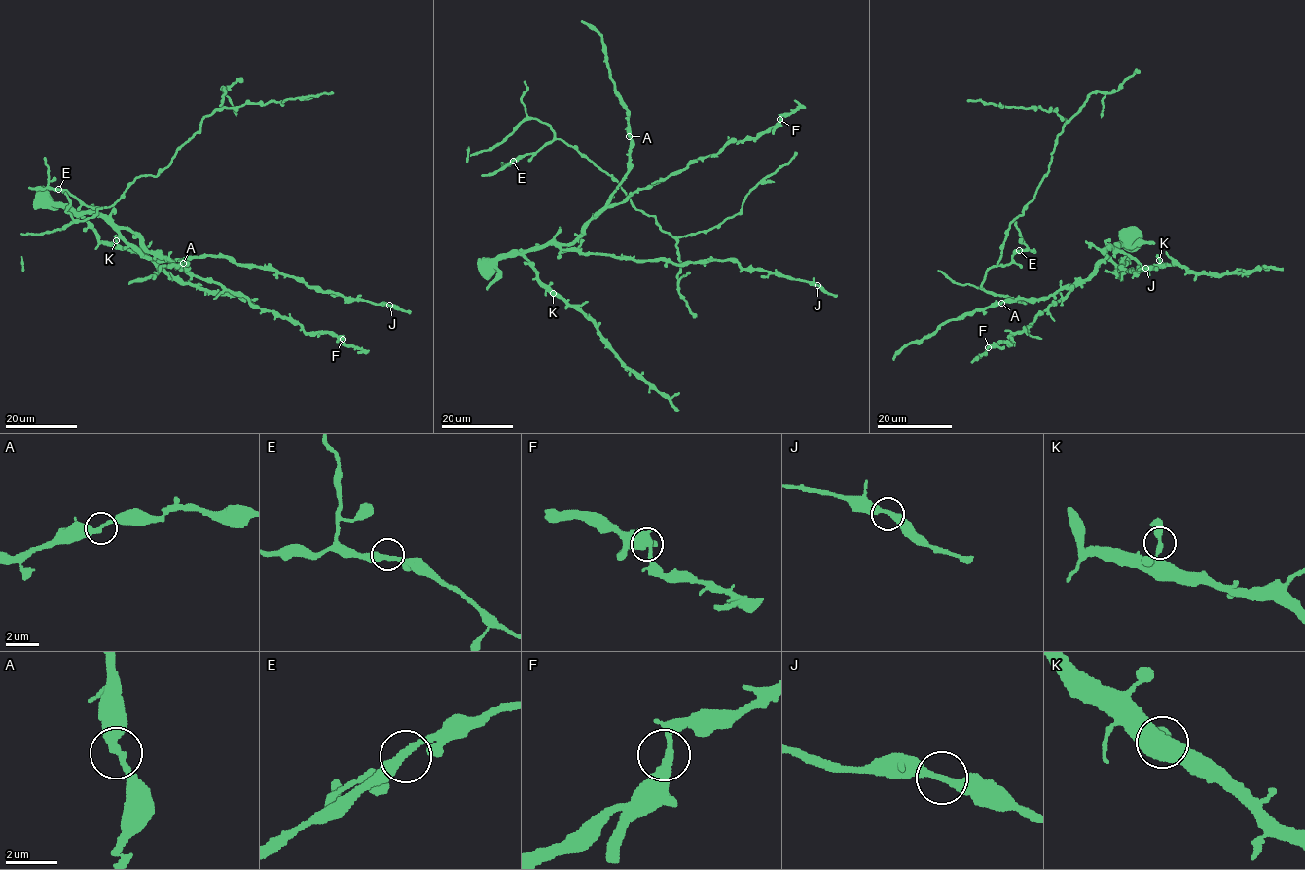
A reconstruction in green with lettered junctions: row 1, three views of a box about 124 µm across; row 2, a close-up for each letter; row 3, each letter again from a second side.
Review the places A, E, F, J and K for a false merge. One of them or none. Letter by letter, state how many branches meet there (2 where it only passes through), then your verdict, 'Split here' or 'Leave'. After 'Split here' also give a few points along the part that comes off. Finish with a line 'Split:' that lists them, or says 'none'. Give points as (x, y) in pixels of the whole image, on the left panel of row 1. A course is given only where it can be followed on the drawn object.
A: Branches: 2. Leave
E: Branches: 2. Leave
F: Branches: 2. Leave
J: Branches: 2. Leave
K: Branches: 2. Leave
Split: none

